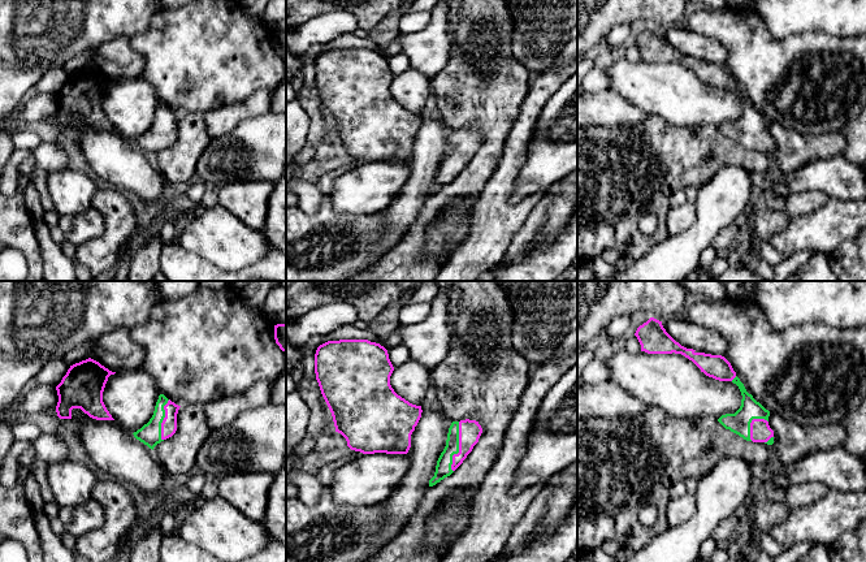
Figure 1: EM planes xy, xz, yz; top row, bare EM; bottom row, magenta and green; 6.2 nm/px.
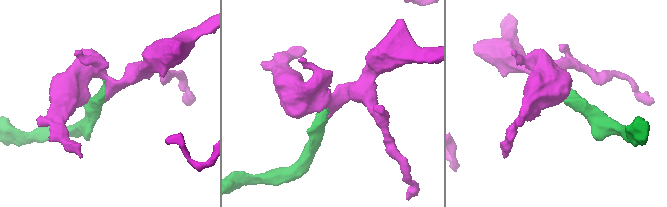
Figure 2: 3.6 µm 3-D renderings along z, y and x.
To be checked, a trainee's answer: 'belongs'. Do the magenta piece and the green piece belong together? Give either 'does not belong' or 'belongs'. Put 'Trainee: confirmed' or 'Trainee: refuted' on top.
Trainee: confirmed
belongs

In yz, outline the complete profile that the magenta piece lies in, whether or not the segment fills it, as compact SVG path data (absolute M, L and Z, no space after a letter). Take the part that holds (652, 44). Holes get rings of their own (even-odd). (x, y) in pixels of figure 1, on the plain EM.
M650 26L635 42L641 60L648 62L681 62L692 69L706 85L719 90L732 90L741 100L741 114L735 122L722 124L718 130L746 150L774 152L774 139L768 134L770 120L749 103L736 85L731 72L722 64L697 61L676 51L663 36L662 30Z

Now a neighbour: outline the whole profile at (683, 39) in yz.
M681 25L662 30L666 40L681 55L700 61L724 65L728 57L727 48L714 39L705 38Z

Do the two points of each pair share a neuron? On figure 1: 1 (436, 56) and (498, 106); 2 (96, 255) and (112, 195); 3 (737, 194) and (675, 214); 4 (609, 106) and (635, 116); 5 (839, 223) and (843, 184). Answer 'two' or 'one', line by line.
1: two
2: one
3: two
4: one
5: two

